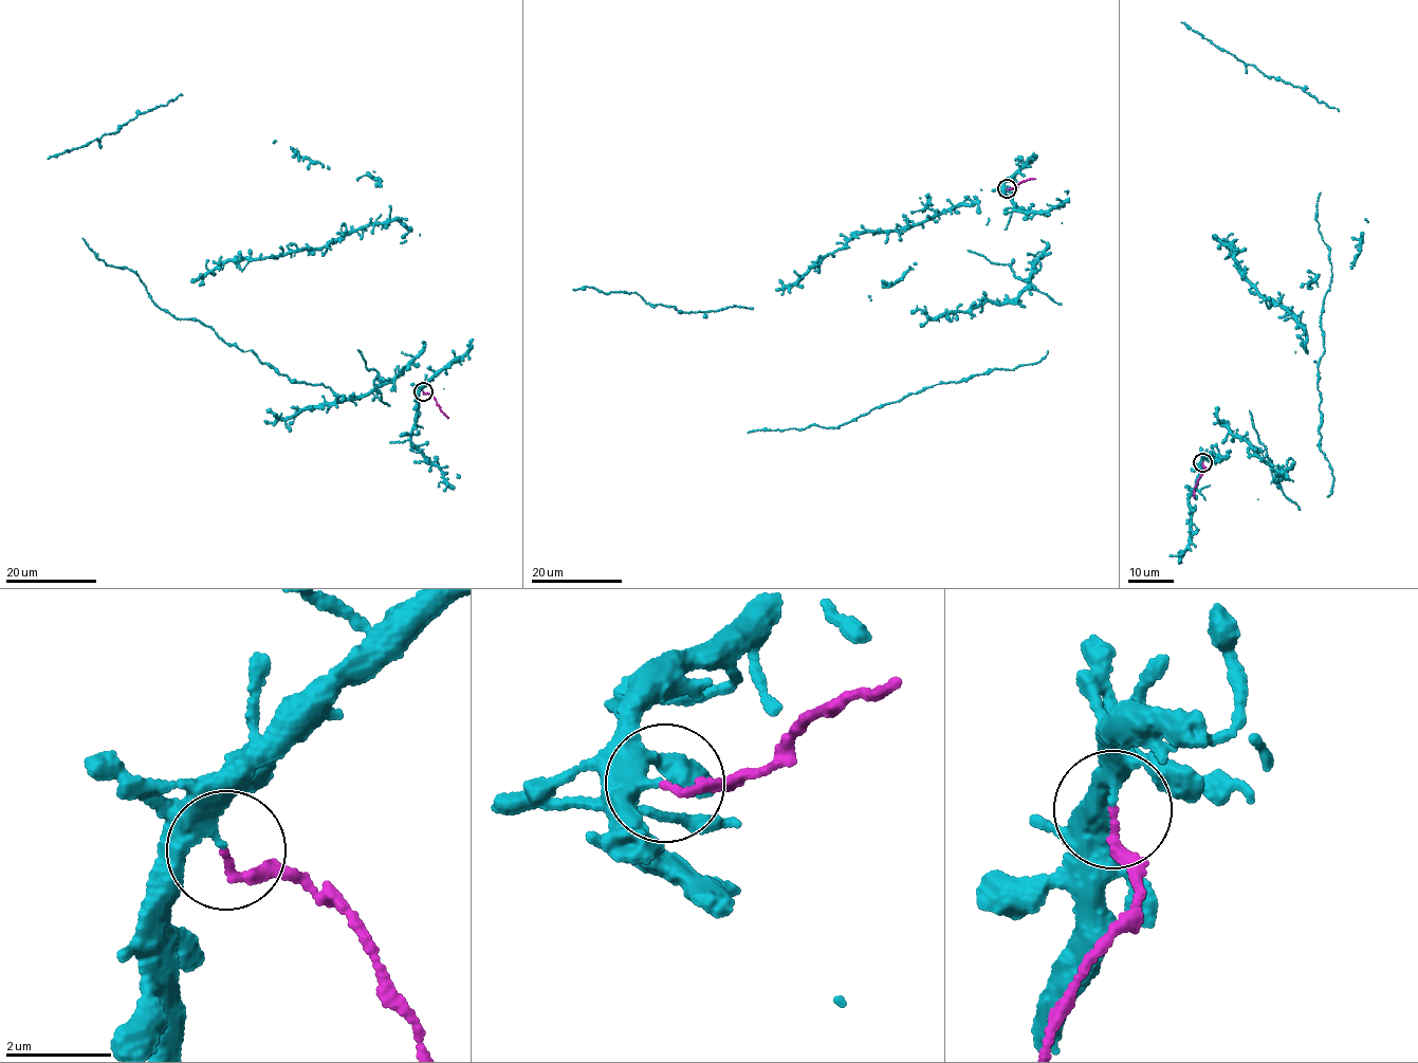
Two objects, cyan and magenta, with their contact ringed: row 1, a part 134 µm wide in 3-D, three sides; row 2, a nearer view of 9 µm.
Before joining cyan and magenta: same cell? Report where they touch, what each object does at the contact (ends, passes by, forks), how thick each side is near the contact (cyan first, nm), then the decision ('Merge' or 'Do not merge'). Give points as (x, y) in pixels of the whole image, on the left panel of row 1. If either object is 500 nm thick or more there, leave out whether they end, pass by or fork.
Place: (423, 391). At the ring cyan passes by. At the ring magenta ends. Thickness 300 nm (cyan) against 140 nm. Do not merge

